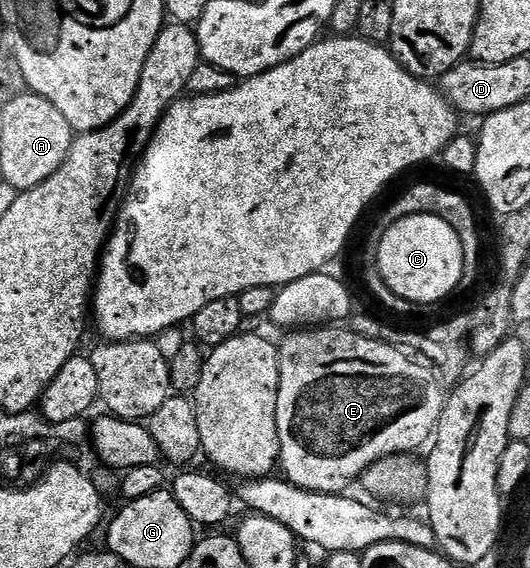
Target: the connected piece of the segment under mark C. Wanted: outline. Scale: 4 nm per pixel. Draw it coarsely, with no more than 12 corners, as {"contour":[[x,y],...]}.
{"contour":[[410,215],[374,256],[406,302],[457,293],[464,254],[442,217]]}

